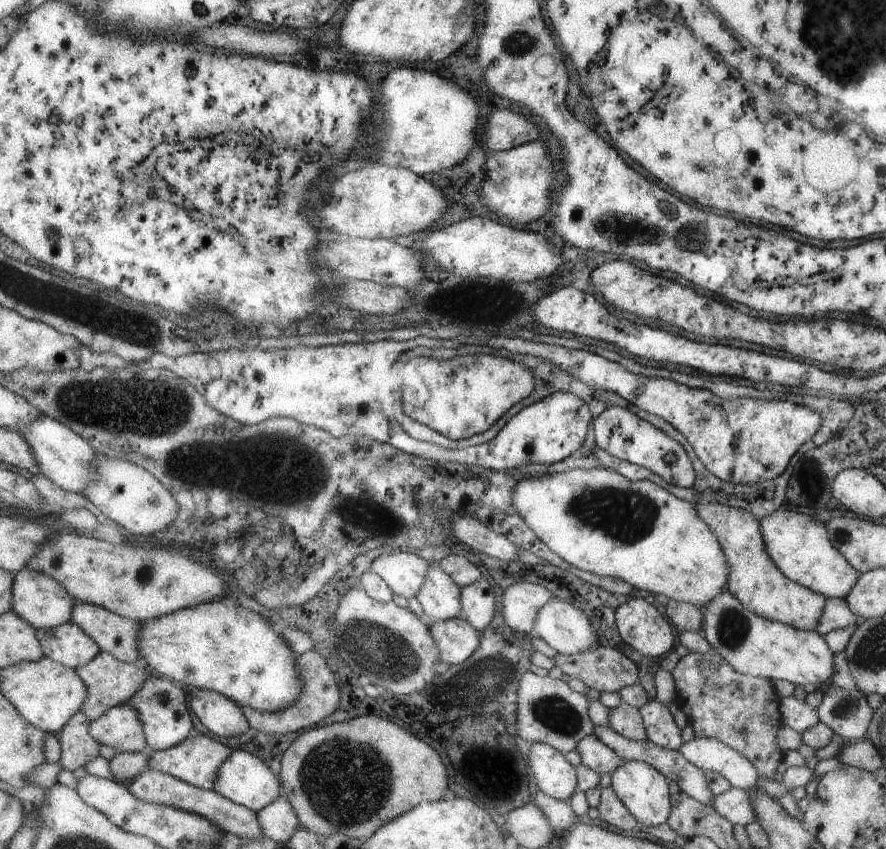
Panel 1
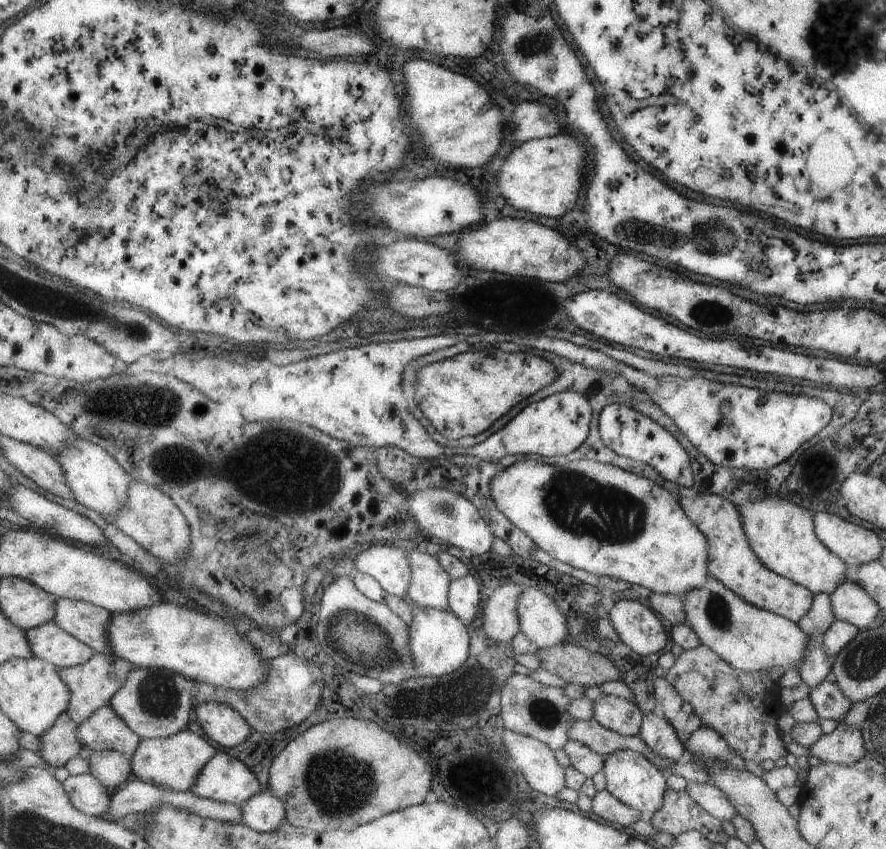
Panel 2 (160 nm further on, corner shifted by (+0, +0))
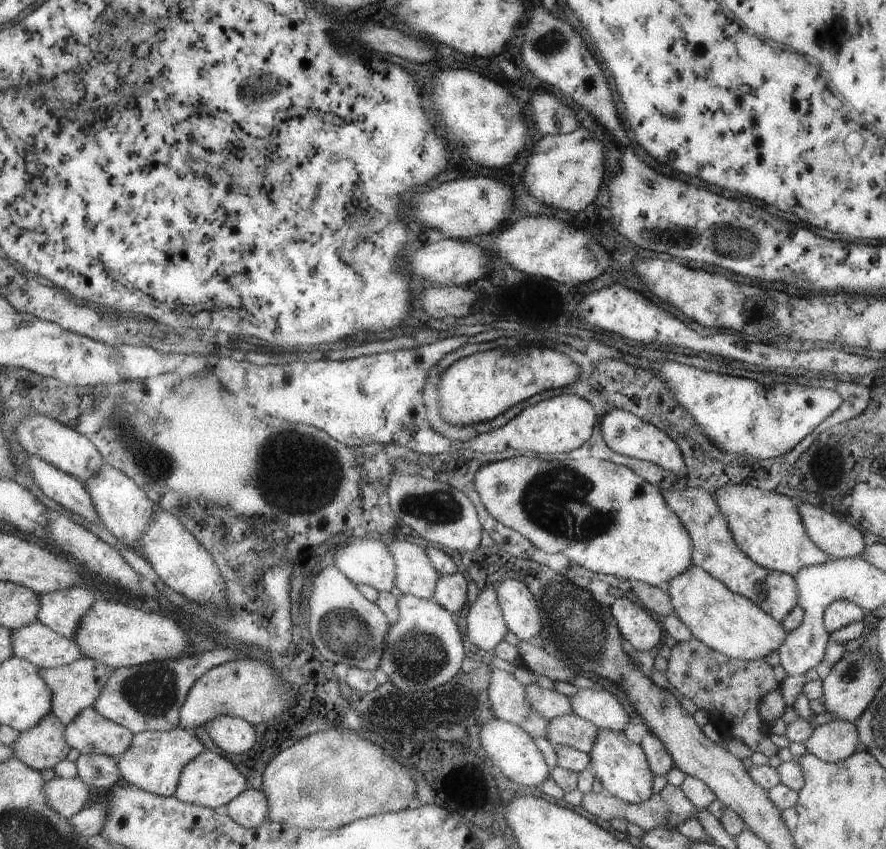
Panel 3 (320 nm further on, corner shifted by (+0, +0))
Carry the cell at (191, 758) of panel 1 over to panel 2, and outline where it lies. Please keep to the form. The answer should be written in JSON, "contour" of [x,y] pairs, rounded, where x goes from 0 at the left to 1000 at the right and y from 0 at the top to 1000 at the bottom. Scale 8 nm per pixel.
{"contour":[[[209,859],[191,869],[161,870],[152,890],[149,892],[148,900],[150,900],[152,915],[159,916],[161,921],[166,919],[166,921],[193,928],[193,931],[210,933],[220,926],[220,921],[225,919],[225,912],[229,909],[229,905],[238,898],[243,888],[245,883],[234,872]]]}

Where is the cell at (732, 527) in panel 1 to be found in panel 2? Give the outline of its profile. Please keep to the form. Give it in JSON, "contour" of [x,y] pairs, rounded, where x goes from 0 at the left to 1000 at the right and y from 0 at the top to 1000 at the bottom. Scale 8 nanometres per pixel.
{"contour":[[[787,582],[783,585],[766,585],[764,594],[769,596],[778,615],[784,617],[798,636],[798,674],[801,680],[807,681],[844,711],[884,726],[895,734],[902,733],[902,728],[915,714],[918,700],[867,671],[854,660],[852,650],[845,645],[845,638],[839,629],[834,601],[825,591],[819,591],[814,584]]]}

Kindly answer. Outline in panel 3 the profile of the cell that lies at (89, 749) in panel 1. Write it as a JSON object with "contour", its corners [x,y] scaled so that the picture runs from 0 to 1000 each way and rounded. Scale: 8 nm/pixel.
{"contour":[[[58,839],[45,853],[21,865],[20,874],[14,878],[18,893],[38,907],[62,906],[67,898],[74,895],[80,883],[73,872],[76,854]]]}

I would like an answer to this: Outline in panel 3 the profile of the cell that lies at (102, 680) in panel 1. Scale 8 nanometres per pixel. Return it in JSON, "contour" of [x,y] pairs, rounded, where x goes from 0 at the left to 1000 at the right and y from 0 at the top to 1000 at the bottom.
{"contour":[[[97,774],[71,786],[46,788],[49,801],[53,801],[53,808],[58,808],[60,815],[60,839],[69,846],[71,853],[80,853],[91,839],[105,833],[129,789],[128,786]]]}

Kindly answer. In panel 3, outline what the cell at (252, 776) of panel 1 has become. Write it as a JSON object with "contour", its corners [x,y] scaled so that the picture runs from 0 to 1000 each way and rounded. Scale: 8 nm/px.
{"contour":[[[234,882],[207,906],[198,936],[209,947],[213,946],[223,951],[238,951],[240,953],[256,947],[272,932],[277,932],[277,919],[267,909],[267,905],[263,905],[263,900],[256,898],[256,893],[252,893],[249,888]]]}

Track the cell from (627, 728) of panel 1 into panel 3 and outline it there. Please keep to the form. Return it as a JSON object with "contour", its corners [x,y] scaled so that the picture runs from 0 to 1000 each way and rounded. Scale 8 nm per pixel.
{"contour":[[[679,812],[652,813],[641,822],[646,840],[674,857],[703,862],[710,843],[690,815]]]}

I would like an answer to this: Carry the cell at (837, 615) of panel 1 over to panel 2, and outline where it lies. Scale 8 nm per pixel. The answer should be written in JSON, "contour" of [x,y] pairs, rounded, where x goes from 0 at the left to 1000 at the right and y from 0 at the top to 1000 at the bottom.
{"contour":[[[920,700],[916,707],[911,721],[898,734],[913,751],[928,749],[929,744],[932,744],[933,740],[944,730],[933,700]]]}

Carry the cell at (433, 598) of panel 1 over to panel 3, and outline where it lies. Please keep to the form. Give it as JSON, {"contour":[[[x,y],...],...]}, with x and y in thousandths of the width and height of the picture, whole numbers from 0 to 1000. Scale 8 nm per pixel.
{"contour":[[[432,634],[437,638],[439,653],[445,662],[444,688],[454,700],[488,707],[494,674],[484,662],[479,645],[474,641],[460,637]]]}

